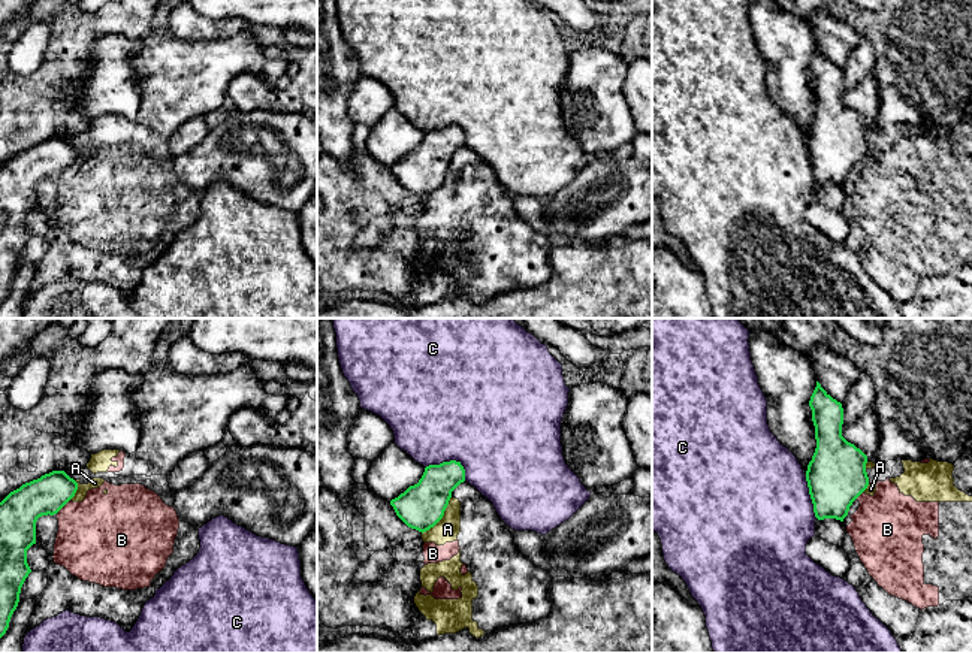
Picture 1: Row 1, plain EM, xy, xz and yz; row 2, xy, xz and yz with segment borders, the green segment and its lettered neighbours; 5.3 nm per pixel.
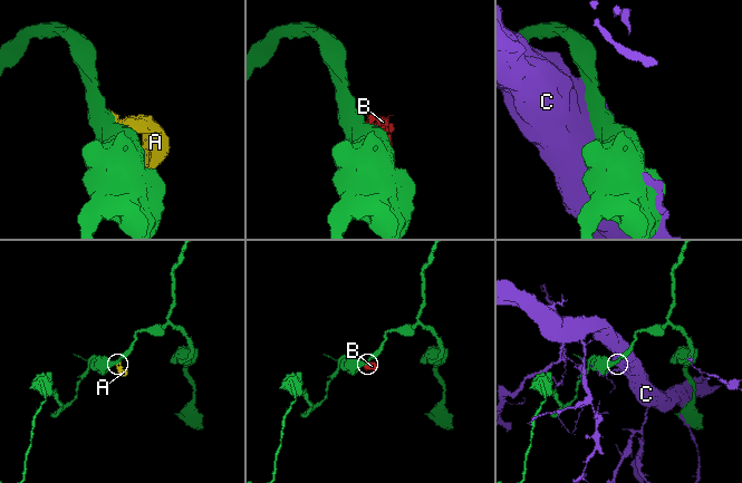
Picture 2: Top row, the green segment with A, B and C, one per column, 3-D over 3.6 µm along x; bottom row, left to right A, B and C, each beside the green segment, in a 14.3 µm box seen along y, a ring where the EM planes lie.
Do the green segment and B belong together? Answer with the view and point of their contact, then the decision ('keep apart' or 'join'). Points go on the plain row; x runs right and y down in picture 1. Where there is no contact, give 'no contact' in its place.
meets green in xy at (63, 171); keep apart

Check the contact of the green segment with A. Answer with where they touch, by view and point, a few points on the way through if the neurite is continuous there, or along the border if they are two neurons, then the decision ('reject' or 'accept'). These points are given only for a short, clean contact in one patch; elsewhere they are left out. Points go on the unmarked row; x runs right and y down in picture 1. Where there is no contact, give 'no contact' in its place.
xz (441, 183) | along xz (450, 162), (444, 180), (422, 199) | reject

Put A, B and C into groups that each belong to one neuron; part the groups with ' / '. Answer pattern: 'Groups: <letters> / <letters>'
Groups: A B / C

